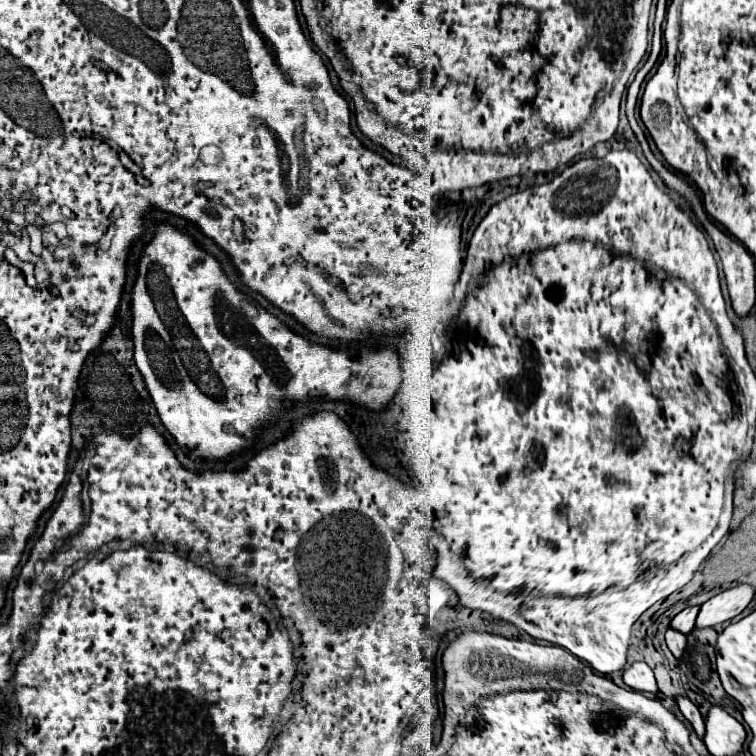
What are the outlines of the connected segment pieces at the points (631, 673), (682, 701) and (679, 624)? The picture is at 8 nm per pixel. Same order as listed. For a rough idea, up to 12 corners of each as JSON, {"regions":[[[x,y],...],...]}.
{"regions":[[[646,662],[624,670],[632,690],[656,694],[654,672]],[[676,696],[684,718],[692,724],[698,738],[704,732],[704,718],[688,696]],[[688,606],[672,618],[670,626],[690,634],[700,606]]]}

